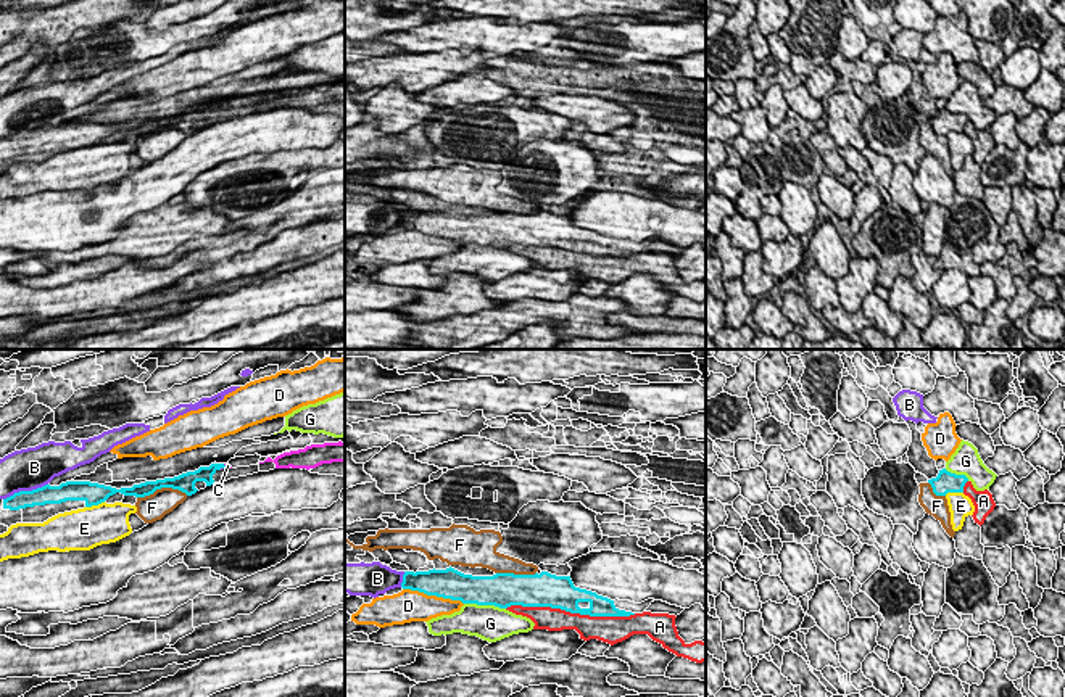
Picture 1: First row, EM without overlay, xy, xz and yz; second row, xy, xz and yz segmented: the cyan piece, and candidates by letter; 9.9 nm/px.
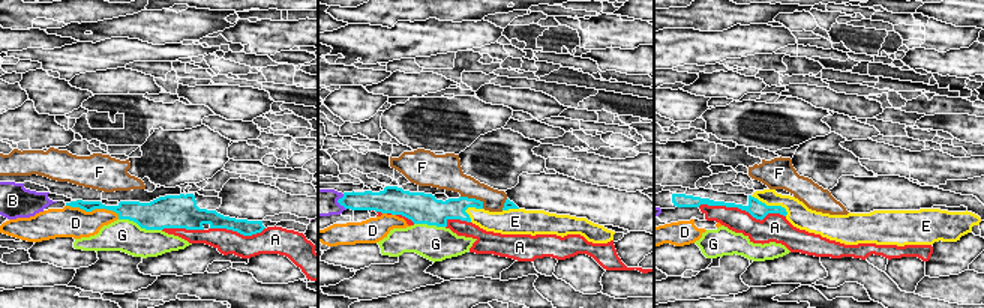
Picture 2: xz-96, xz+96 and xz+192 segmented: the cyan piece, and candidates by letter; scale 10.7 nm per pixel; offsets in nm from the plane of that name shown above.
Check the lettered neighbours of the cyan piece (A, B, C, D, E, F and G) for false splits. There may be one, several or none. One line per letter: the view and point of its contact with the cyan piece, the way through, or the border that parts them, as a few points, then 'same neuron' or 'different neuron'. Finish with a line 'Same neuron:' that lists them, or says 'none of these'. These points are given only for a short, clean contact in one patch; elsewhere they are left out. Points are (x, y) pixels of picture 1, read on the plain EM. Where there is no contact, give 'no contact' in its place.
A: contact xz (571, 251); different neuron
B: contact xy (24, 131); different neuron
C: contact xy (224, 105); same neuron
D: contact xz (434, 234); different neuron
E: contact xy (94, 144); different neuron
F: contact xy (161, 126); different neuron
G: contact xz (485, 243); different neuron
Same neuron: C

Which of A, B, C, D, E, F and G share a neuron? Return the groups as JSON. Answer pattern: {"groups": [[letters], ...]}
{"groups": [["A"], ["B"], ["C"], ["D"], ["E"], ["F"], ["G"]]}

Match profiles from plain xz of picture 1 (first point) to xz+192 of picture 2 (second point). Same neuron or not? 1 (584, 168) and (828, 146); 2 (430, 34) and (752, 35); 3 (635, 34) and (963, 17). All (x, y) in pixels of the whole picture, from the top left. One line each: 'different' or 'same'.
1: same
2: same
3: different

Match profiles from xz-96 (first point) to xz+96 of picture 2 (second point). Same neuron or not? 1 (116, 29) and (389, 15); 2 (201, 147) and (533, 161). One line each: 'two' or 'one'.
1: two
2: one

